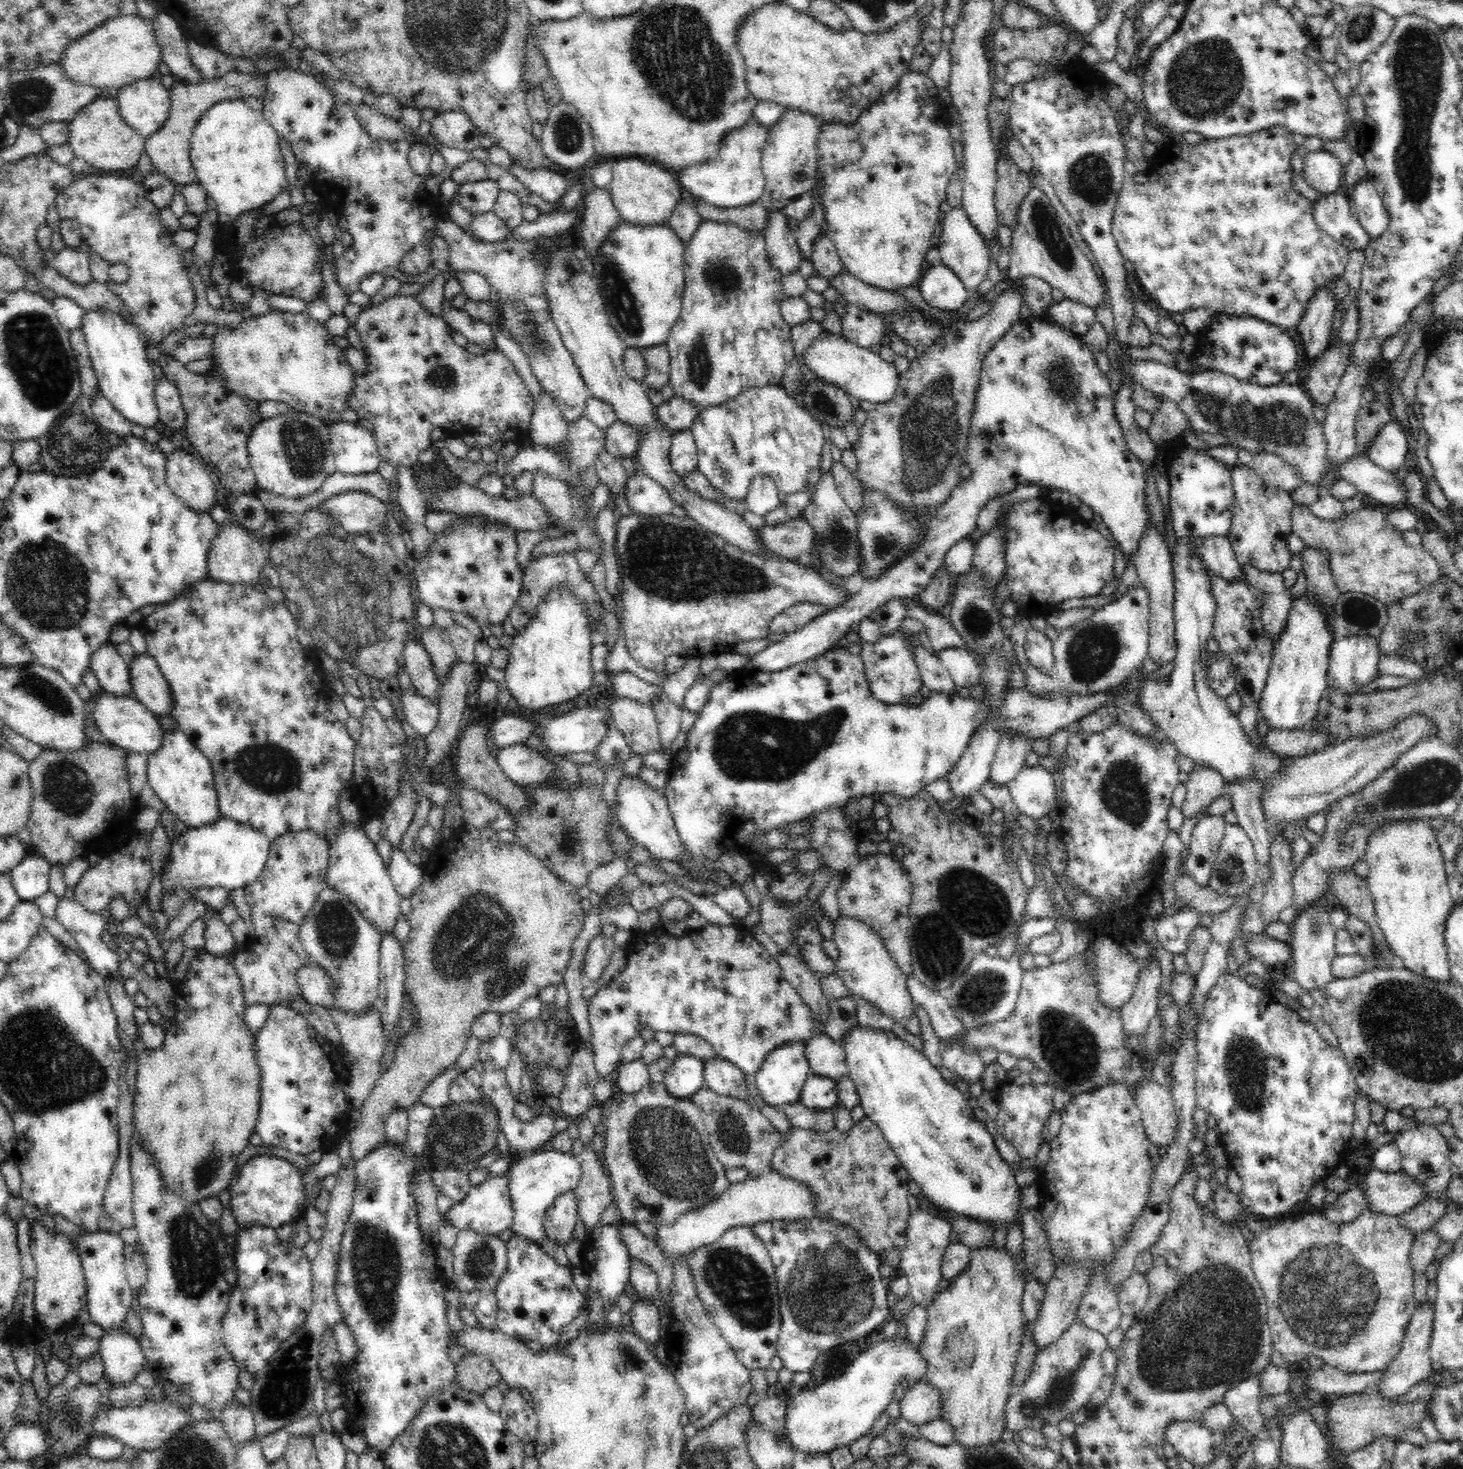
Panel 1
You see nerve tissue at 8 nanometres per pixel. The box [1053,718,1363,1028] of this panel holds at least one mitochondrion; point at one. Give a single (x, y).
(1123, 790)

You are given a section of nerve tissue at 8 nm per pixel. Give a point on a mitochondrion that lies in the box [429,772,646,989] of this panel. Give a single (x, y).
(568, 836)

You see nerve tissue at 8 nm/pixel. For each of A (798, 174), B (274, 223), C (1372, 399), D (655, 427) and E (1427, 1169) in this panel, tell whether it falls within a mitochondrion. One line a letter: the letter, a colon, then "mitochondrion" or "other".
A: mitochondrion
B: other
C: other
D: other
E: mitochondrion

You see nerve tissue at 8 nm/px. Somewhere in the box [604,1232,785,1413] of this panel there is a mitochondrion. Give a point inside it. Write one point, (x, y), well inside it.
(738, 1281)

